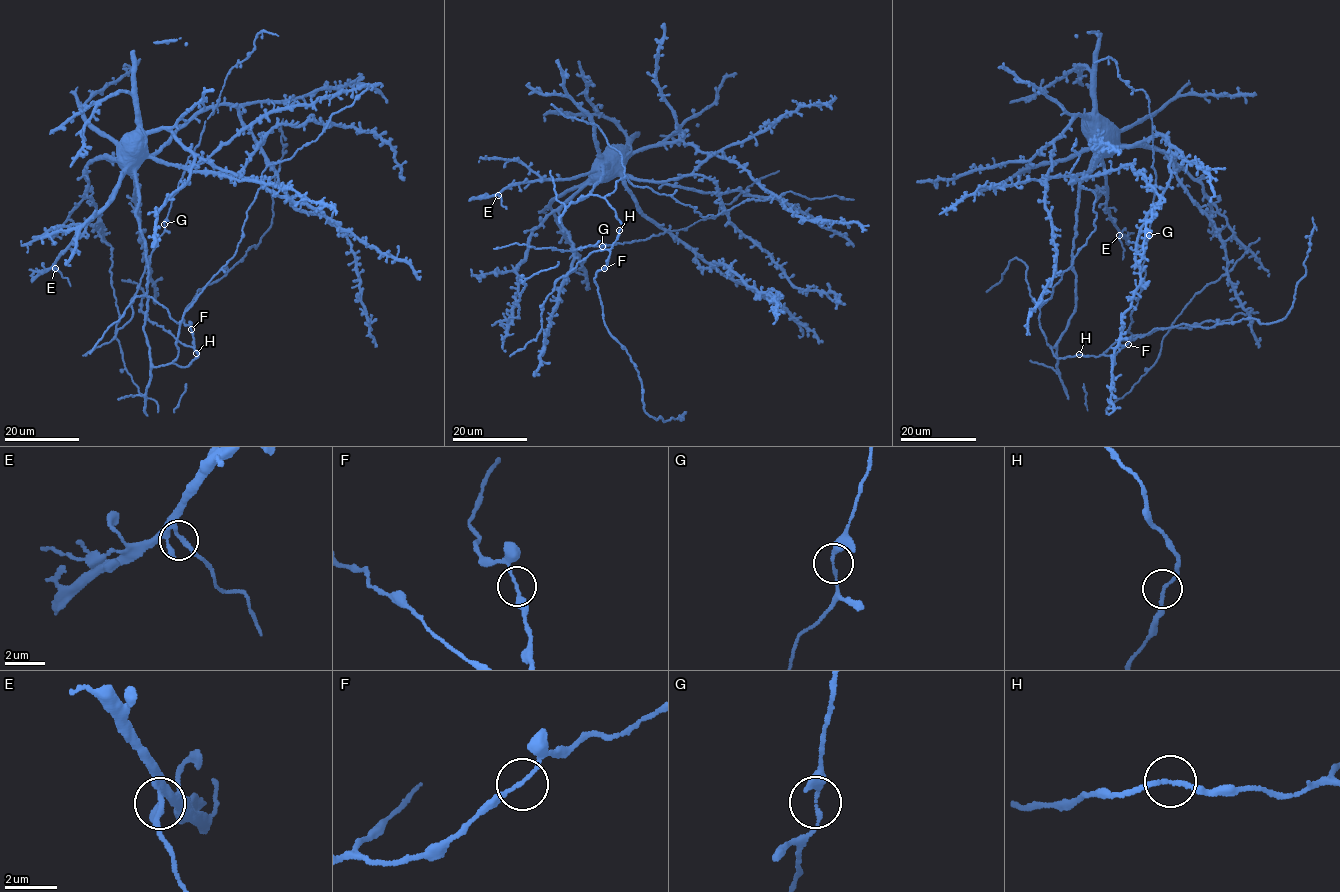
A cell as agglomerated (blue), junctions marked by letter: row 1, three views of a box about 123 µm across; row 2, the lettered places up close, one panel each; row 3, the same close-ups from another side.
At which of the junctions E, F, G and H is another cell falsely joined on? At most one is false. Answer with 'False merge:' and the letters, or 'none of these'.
False merge: none of these

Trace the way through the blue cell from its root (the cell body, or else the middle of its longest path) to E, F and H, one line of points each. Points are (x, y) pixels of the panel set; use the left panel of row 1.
E: (130, 143), (124, 142), (124, 175), (108, 204), (60, 256), (55, 268)
F: (130, 143), (122, 162), (139, 198), (154, 366), (187, 366), (198, 355), (191, 329)
H: (130, 143), (124, 141), (122, 162), (133, 171), (139, 198), (150, 360), (183, 367), (196, 353)

